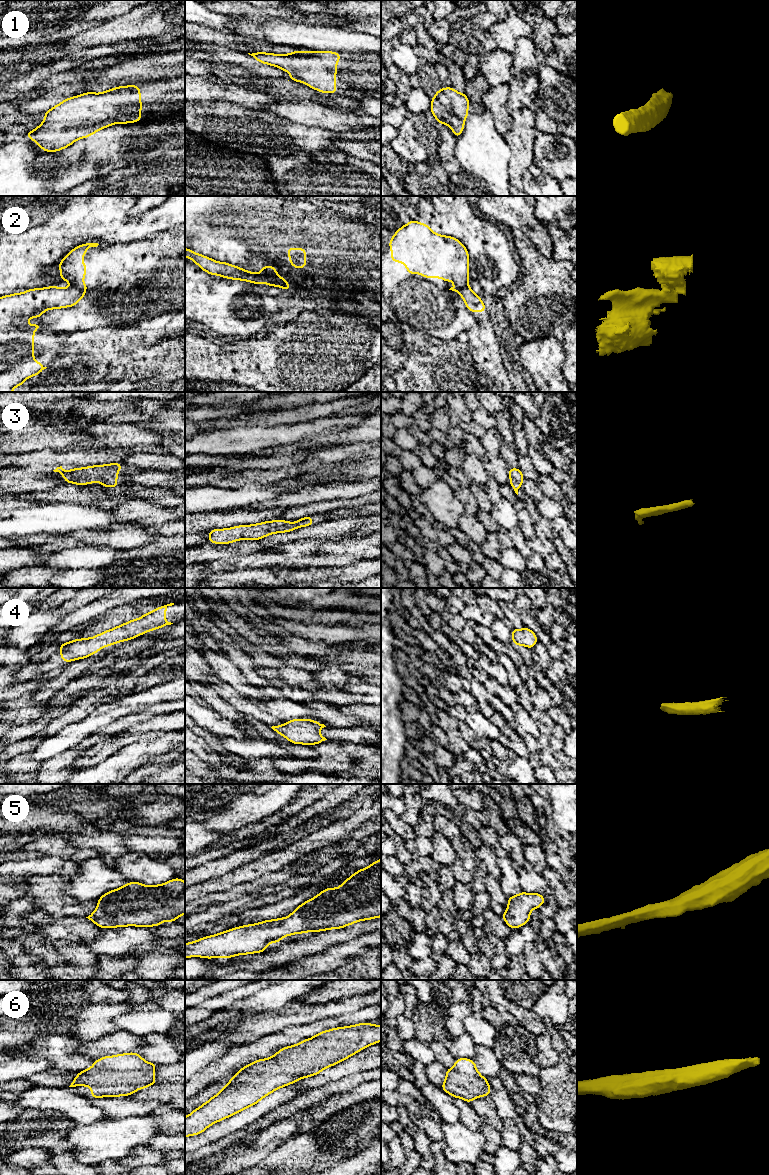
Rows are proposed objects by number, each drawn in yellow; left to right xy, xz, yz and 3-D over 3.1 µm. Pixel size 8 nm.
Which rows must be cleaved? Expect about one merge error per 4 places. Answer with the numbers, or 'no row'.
2

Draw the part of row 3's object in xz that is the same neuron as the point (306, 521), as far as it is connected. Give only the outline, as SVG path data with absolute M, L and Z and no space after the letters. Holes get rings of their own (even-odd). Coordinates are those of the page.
M312 515L306 516L294 523L276 519L253 525L240 525L226 529L210 530L208 540L214 544L229 544L237 540L260 540L274 533L293 531L296 528L315 525Z

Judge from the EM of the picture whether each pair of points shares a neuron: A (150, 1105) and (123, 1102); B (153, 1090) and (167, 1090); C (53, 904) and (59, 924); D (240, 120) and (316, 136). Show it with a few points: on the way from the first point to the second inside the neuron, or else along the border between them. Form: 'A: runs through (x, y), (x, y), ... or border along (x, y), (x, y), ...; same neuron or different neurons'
A: runs through (143, 1105), (130, 1105); same neuron
B: runs through (156, 1090), (164, 1090); same neuron
C: border along (47, 911), (52, 915), (80, 916); different neurons
D: runs through (259, 132), (297, 133); same neuron

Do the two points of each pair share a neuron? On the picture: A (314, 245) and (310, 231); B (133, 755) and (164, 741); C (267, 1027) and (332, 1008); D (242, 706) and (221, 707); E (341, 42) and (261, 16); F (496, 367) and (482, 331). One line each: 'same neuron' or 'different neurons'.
A: same neuron
B: same neuron
C: same neuron
D: different neurons
E: different neurons
F: same neuron

